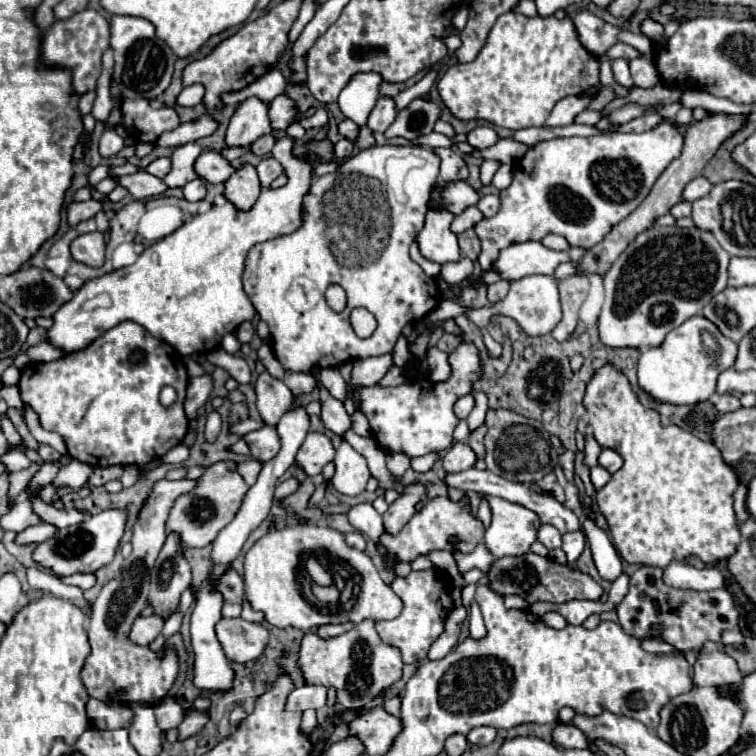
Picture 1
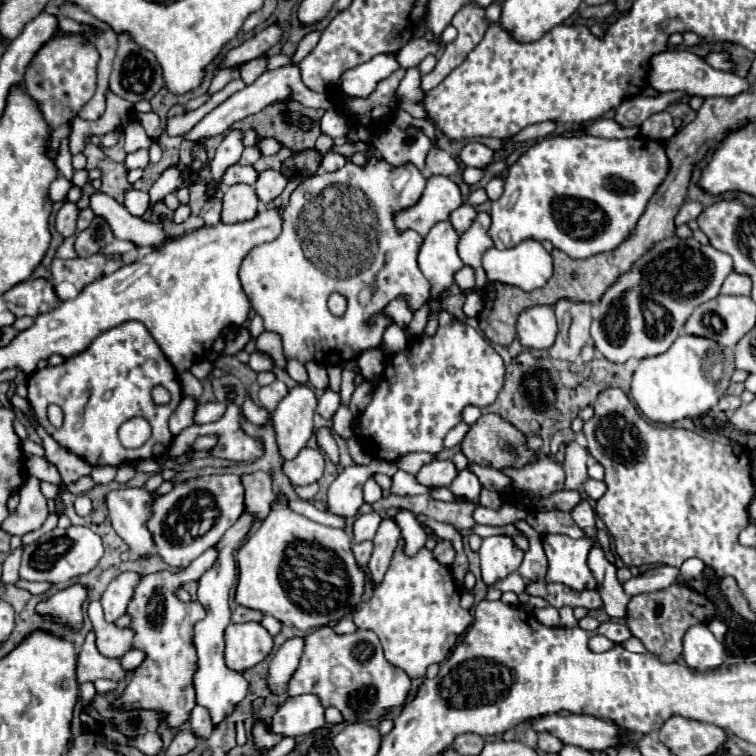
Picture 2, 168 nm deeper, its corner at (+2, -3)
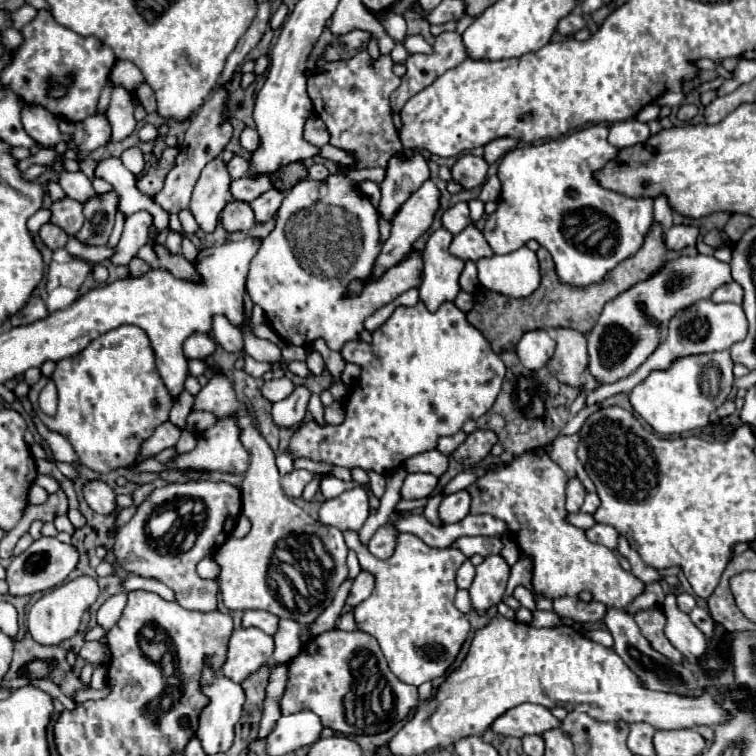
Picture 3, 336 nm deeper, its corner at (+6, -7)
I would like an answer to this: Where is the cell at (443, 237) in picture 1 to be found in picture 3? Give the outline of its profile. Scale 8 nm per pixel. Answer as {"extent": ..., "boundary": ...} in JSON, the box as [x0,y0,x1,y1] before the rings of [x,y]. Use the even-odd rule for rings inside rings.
{"extent":[419,228,465,312],"boundary":[[[445,228],[435,230],[423,250],[423,282],[419,286],[419,298],[427,310],[435,312],[443,302],[455,300],[459,292],[459,274],[465,266],[463,260],[449,254],[453,234]]]}

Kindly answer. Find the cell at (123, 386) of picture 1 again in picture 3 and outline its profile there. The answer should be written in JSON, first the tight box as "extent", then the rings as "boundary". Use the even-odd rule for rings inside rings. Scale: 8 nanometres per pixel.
{"extent":[29,326,173,474],"boundary":[[[119,326],[107,334],[101,334],[77,358],[67,358],[67,360],[57,362],[53,380],[57,384],[57,396],[59,396],[57,414],[45,416],[37,404],[39,392],[49,382],[47,376],[41,376],[41,380],[35,382],[29,390],[29,400],[33,404],[35,414],[41,418],[41,422],[49,430],[63,434],[71,442],[71,446],[75,448],[83,466],[87,466],[95,472],[103,472],[103,474],[133,464],[141,452],[143,442],[153,434],[153,430],[159,424],[167,422],[169,410],[173,406],[173,398],[171,398],[169,390],[165,388],[161,376],[157,374],[151,342],[139,326]]]}

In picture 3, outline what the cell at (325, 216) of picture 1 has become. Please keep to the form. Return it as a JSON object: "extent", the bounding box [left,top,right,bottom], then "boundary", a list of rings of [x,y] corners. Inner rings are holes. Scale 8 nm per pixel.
{"extent":[247,174,423,350],"boundary":[[[331,174],[325,182],[301,180],[285,196],[273,232],[261,242],[259,252],[251,260],[247,276],[247,294],[253,304],[261,306],[269,326],[293,346],[311,346],[317,338],[323,338],[331,350],[341,350],[347,342],[359,340],[363,322],[367,316],[377,312],[387,302],[395,300],[409,288],[419,288],[423,280],[423,258],[421,252],[409,252],[399,264],[383,272],[381,278],[373,276],[375,260],[381,252],[379,224],[373,216],[373,206],[361,196],[359,184],[345,174]],[[361,280],[363,290],[357,296],[349,296],[347,288],[351,282]]]}

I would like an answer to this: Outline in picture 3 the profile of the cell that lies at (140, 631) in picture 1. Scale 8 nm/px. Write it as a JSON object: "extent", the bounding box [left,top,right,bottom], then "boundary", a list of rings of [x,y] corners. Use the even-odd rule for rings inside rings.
{"extent":[79,640,111,666],"boundary":[[[95,640],[95,642],[85,642],[79,656],[93,666],[105,666],[111,660],[111,650],[107,644],[101,644]]]}

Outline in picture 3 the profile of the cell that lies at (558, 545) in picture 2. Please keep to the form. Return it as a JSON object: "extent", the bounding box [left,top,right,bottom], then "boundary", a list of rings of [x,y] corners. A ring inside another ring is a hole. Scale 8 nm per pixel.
{"extent":[467,452,645,606],"boundary":[[[527,452],[507,466],[481,476],[467,490],[471,492],[471,514],[491,514],[507,522],[519,548],[533,560],[533,588],[547,596],[577,596],[589,590],[605,606],[629,606],[645,592],[645,584],[631,572],[621,570],[617,556],[603,544],[589,542],[583,530],[565,522],[567,476],[547,454],[537,458]]]}

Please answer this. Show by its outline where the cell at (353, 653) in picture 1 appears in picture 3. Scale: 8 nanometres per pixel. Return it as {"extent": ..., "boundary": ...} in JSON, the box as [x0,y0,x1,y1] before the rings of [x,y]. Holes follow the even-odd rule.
{"extent":[281,628,419,736],"boundary":[[[337,628],[323,632],[321,636],[303,644],[301,652],[289,664],[289,682],[281,698],[281,714],[293,714],[303,708],[315,712],[323,726],[333,728],[337,734],[355,736],[355,734],[379,734],[391,728],[395,722],[403,720],[419,702],[417,688],[401,682],[387,666],[383,652],[373,636],[361,630],[341,632]]]}

